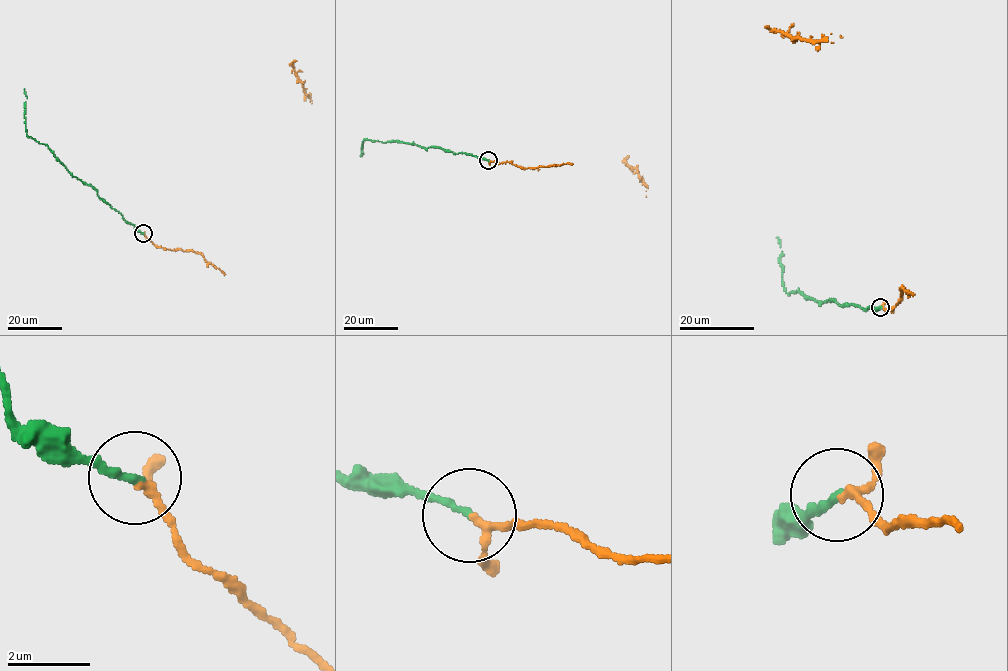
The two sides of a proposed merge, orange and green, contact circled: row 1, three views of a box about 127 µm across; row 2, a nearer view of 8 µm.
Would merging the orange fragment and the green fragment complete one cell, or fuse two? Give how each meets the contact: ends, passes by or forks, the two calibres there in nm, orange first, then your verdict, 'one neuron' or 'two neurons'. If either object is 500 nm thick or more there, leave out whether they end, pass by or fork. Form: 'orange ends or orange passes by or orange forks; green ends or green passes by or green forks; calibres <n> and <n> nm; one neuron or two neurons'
orange passes by; green ends; calibres 150 and 180 nm; one neuron

